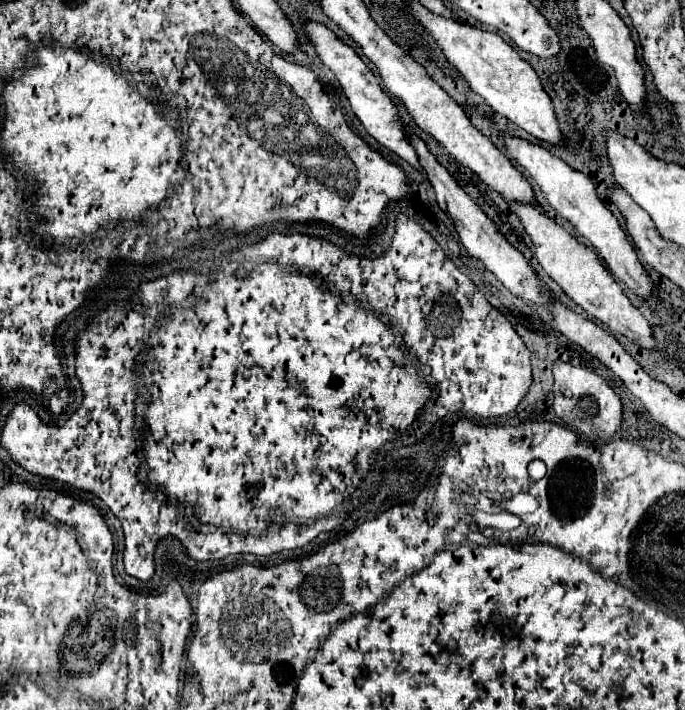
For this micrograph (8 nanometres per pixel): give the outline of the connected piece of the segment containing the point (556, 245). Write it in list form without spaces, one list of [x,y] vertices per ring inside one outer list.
[[[508,201],[508,205],[520,217],[526,233],[532,237],[532,243],[536,247],[536,259],[542,265],[542,269],[564,289],[564,293],[576,305],[580,305],[590,317],[594,317],[600,323],[604,323],[610,331],[626,335],[630,341],[638,343],[644,349],[654,347],[650,323],[630,303],[630,299],[624,295],[622,287],[614,281],[614,277],[600,263],[598,255],[590,247],[580,243],[568,231],[564,231],[556,221],[552,221],[548,215],[544,215],[536,205],[514,203],[514,201]]]

